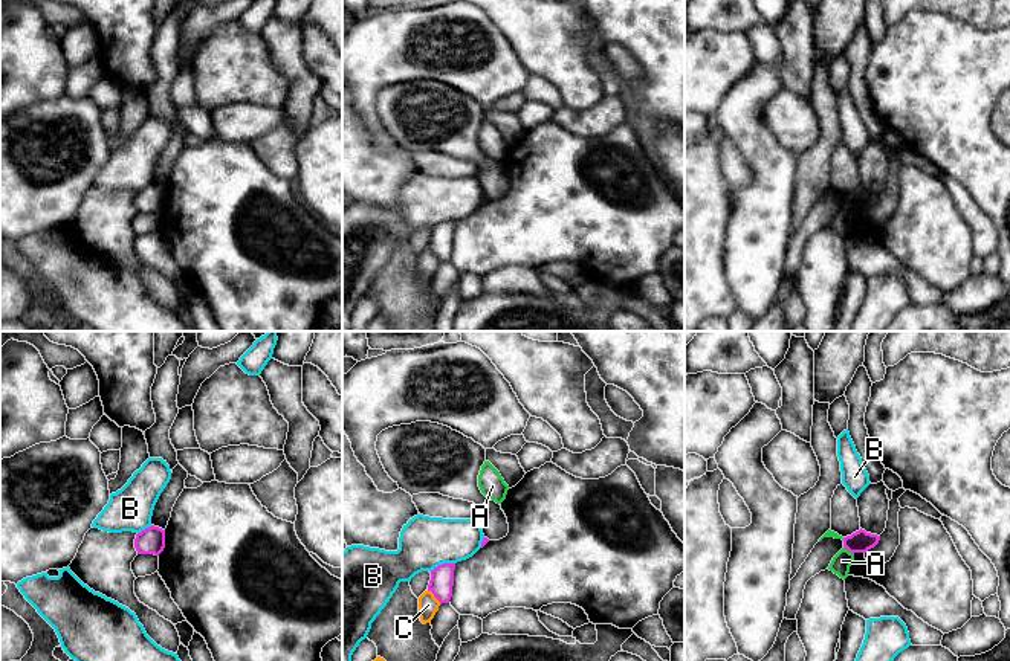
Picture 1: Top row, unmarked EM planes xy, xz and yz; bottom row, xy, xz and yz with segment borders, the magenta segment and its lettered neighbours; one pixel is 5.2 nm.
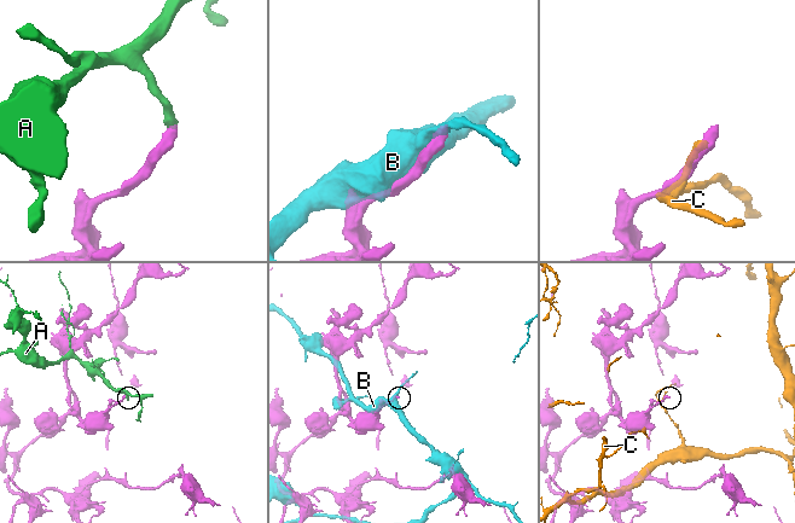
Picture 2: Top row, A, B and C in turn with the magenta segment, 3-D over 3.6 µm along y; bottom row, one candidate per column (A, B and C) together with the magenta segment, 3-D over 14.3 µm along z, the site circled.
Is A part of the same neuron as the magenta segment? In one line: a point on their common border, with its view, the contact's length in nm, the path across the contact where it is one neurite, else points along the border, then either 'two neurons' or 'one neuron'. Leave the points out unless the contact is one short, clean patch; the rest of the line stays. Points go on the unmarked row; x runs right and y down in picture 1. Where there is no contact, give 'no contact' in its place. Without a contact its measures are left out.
yz (848, 208) | 80 nm | along yz (844, 203), (853, 212) | two neurons

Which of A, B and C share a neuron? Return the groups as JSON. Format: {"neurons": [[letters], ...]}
{"neurons": [["A"], ["B"], ["C"]]}

